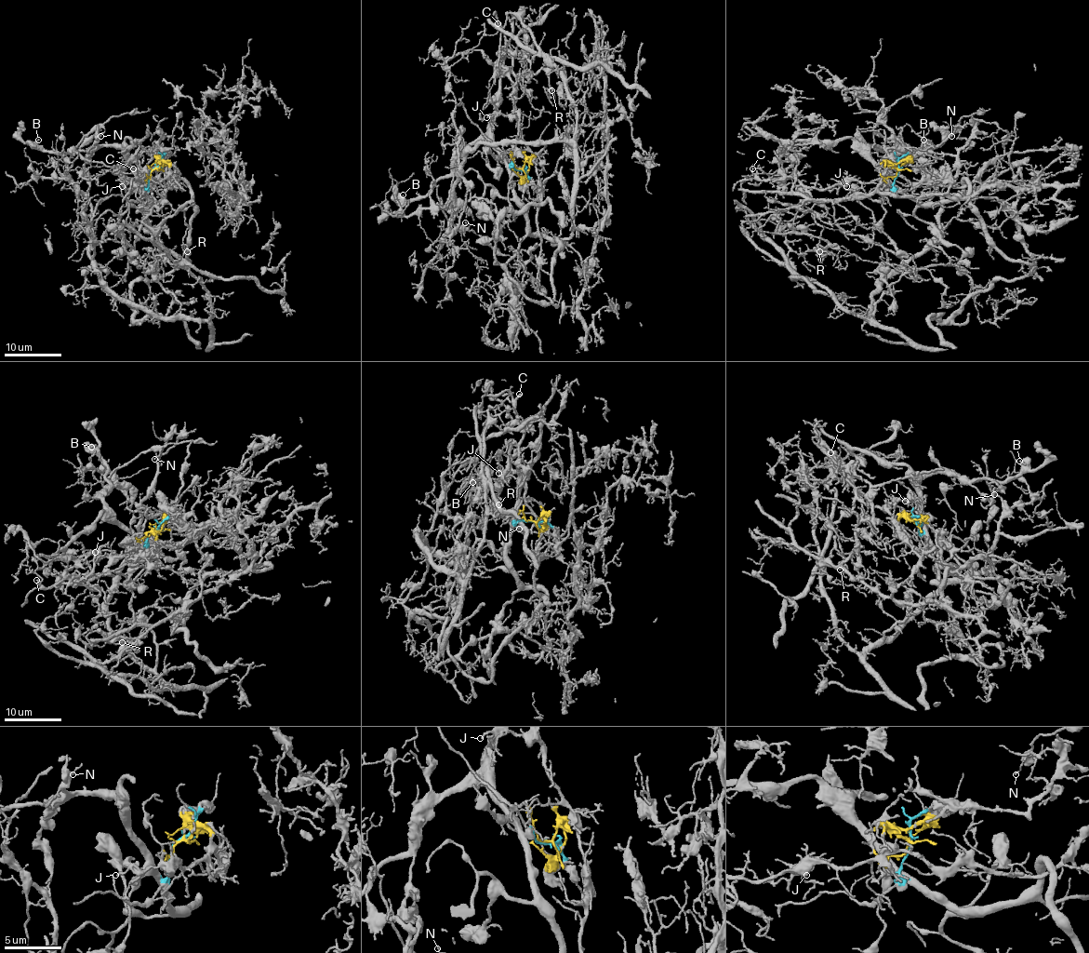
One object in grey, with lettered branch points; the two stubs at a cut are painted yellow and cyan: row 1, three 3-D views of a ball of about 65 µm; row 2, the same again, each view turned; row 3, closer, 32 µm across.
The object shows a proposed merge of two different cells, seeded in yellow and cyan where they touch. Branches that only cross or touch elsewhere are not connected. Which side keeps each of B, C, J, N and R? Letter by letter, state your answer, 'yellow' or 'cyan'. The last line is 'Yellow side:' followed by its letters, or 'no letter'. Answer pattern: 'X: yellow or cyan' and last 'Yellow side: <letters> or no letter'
B: cyan
C: yellow
J: yellow
N: cyan
R: yellow
Yellow side: C, J, R

